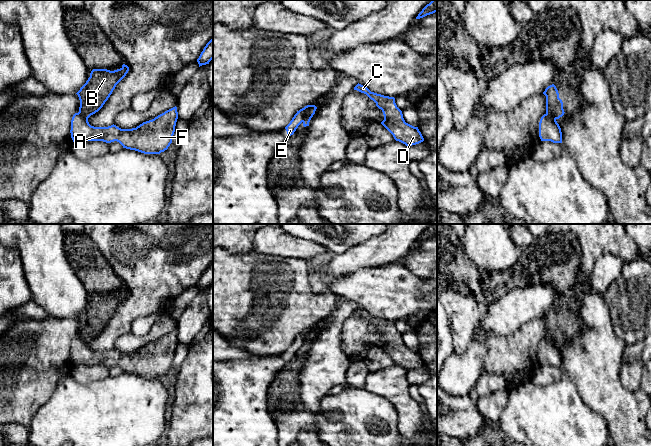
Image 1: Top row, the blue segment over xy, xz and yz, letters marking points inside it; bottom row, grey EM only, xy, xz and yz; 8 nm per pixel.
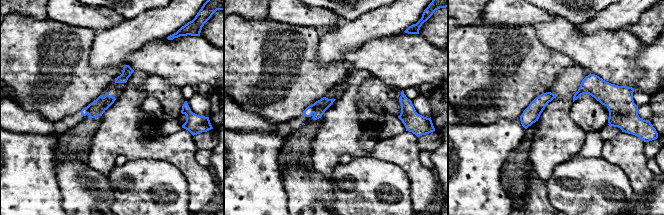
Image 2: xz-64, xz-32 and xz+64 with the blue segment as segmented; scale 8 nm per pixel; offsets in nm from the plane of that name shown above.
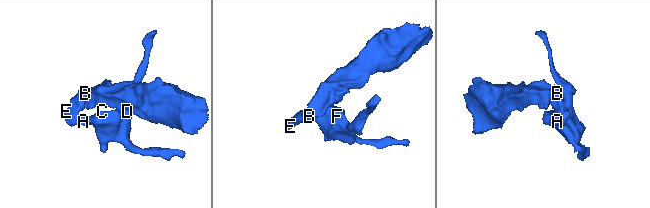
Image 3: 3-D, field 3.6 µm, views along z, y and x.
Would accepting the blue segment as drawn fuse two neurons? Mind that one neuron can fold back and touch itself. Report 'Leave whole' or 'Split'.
Split

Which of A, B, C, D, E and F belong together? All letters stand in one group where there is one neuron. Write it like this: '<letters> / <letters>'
A C D E F / B

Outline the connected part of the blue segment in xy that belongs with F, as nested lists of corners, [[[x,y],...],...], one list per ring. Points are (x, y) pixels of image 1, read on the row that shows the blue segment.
[[[173,107],[136,128],[121,129],[116,125],[108,127],[91,126],[79,112],[71,120],[71,138],[77,141],[119,142],[123,148],[144,154],[160,154],[172,143],[178,119],[177,107]]]

